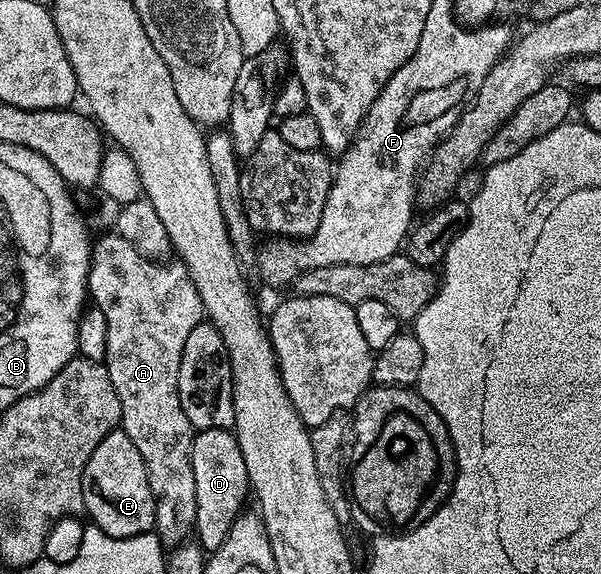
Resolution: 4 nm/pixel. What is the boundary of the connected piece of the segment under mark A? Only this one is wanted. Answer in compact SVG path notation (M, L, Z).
M118 235L110 236L94 242L91 270L87 272L87 291L101 315L105 315L105 327L109 327L105 364L109 379L113 379L117 399L121 399L121 427L129 439L133 439L133 447L141 451L141 459L145 459L145 471L149 475L149 487L155 500L154 532L164 546L178 547L192 536L197 515L197 482L193 479L191 462L193 430L189 415L185 415L181 407L179 372L183 369L183 354L204 320L203 304L184 265L165 265L169 263L143 257L132 245L125 243L125 239Z

